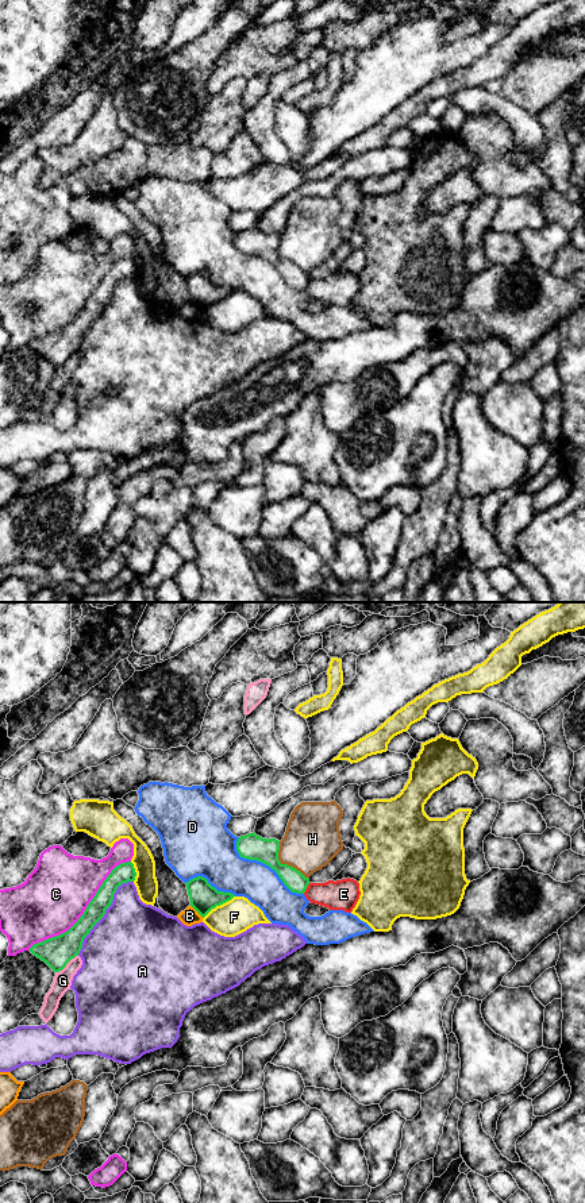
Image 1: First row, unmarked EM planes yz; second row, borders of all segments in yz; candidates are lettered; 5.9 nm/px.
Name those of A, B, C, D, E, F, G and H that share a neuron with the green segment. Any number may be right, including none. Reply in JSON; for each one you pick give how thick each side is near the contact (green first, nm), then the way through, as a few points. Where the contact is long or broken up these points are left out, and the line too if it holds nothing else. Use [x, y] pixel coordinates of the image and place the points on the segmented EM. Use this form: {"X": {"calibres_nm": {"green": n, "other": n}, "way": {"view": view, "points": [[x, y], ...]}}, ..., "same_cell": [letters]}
{"same_cell": []}

